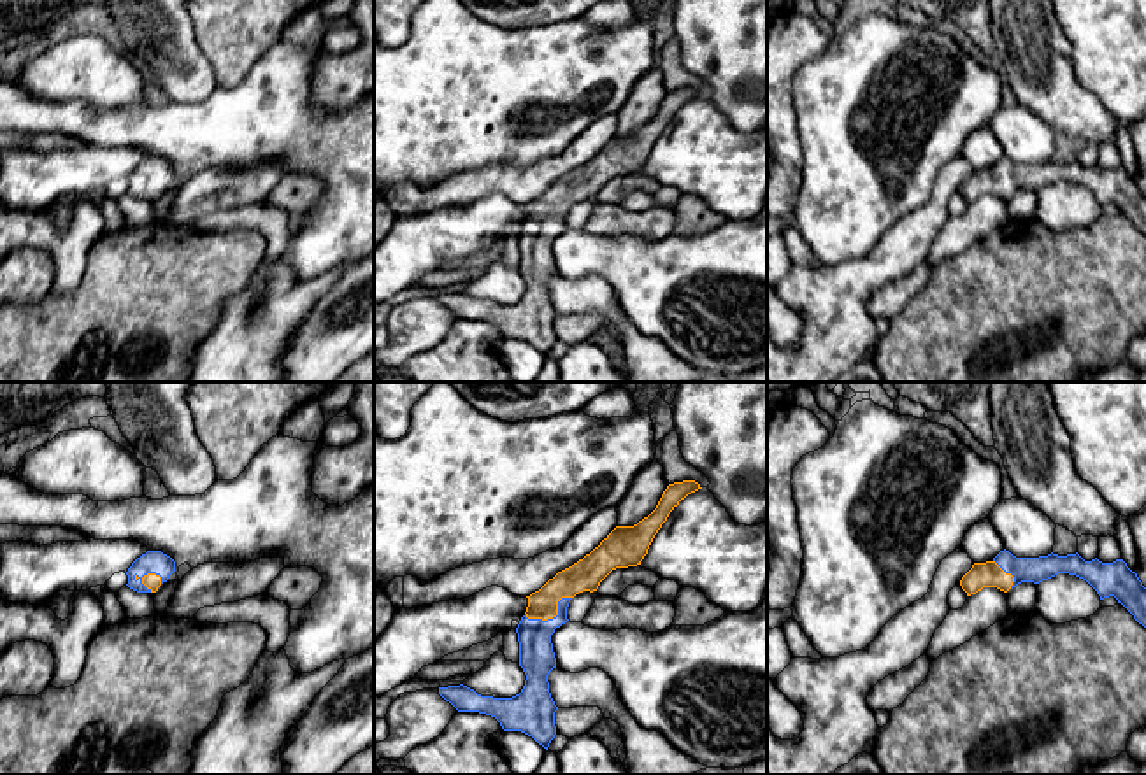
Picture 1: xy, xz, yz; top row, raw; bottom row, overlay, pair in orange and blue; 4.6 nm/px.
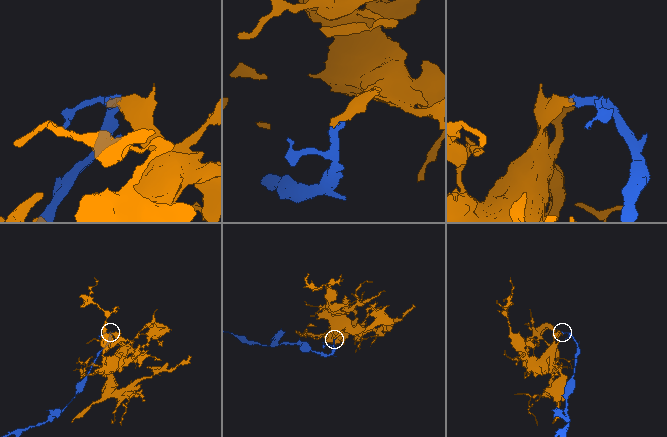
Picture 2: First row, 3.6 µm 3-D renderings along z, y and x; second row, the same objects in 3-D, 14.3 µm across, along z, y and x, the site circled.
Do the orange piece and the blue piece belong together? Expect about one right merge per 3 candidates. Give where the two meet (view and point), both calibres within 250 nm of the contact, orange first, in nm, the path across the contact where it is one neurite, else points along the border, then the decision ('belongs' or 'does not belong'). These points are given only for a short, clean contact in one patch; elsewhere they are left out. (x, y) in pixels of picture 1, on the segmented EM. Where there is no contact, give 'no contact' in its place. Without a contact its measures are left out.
meets orange in xz at (553, 616); 150 nm thick on the orange side, 160 nm on the other; runs through xz (587, 574), (553, 604), (553, 616), (536, 633), (536, 651); belongs

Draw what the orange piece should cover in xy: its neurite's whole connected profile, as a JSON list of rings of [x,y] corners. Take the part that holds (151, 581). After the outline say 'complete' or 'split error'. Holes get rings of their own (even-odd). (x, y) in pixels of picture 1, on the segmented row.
[[[147,551],[128,568],[128,587],[137,593],[156,593],[175,572],[175,561],[161,551]]] | split error

